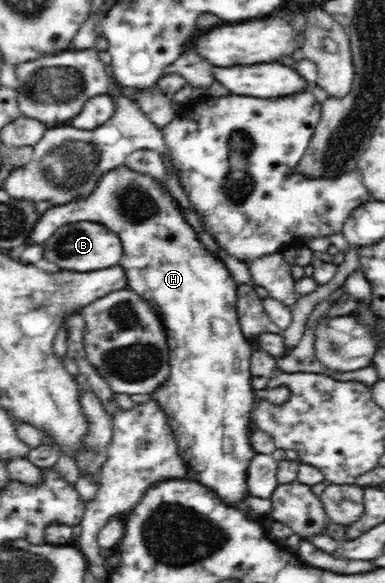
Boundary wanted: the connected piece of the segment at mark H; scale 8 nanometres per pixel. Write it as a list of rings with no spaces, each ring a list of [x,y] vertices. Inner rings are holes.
[[[121,165],[121,167],[117,167],[117,169],[111,169],[111,171],[105,171],[105,175],[101,175],[101,179],[97,179],[97,183],[95,183],[95,184],[94,184],[94,185],[93,185],[93,186],[91,186],[91,187],[90,187],[90,188],[92,188],[92,187],[93,187],[93,193],[91,193],[91,195],[89,195],[89,197],[87,197],[87,195],[85,195],[85,197],[81,197],[81,199],[75,199],[75,200],[74,200],[74,201],[71,201],[71,203],[65,203],[65,205],[55,205],[55,206],[51,206],[51,207],[50,207],[50,208],[48,208],[48,209],[47,209],[47,210],[46,210],[46,211],[45,211],[45,212],[44,212],[44,214],[43,214],[43,215],[40,215],[40,218],[39,218],[39,219],[38,219],[38,220],[37,220],[37,221],[36,221],[36,224],[35,224],[35,225],[34,225],[34,228],[33,228],[33,231],[30,231],[30,236],[29,236],[29,239],[28,239],[28,242],[27,242],[27,243],[26,243],[26,245],[35,245],[35,243],[40,243],[40,244],[43,244],[43,243],[44,243],[44,242],[46,242],[46,241],[47,241],[47,239],[49,239],[49,237],[51,237],[51,235],[53,235],[53,233],[55,233],[55,231],[57,231],[57,229],[59,229],[59,227],[61,227],[61,226],[64,226],[64,225],[65,225],[65,224],[67,224],[67,223],[69,223],[69,224],[70,224],[70,223],[75,223],[75,222],[78,222],[78,221],[88,221],[88,222],[97,222],[97,223],[100,223],[100,224],[103,224],[103,225],[105,225],[105,226],[107,226],[107,227],[108,227],[108,228],[109,228],[109,229],[110,229],[110,230],[111,230],[111,231],[114,231],[114,232],[115,232],[115,233],[116,233],[116,234],[117,234],[117,235],[118,235],[118,236],[119,236],[119,239],[120,239],[120,240],[121,240],[121,241],[122,241],[122,245],[123,245],[123,255],[122,255],[122,257],[121,257],[121,260],[120,260],[120,264],[119,264],[119,265],[120,265],[120,267],[121,267],[121,268],[123,268],[123,270],[124,270],[124,272],[125,272],[125,275],[126,275],[126,278],[127,278],[127,288],[129,288],[129,289],[130,289],[130,290],[131,290],[131,291],[134,291],[134,292],[135,292],[135,293],[137,293],[137,295],[140,295],[140,296],[141,296],[141,297],[142,297],[142,298],[143,298],[143,299],[144,299],[144,300],[145,300],[145,301],[147,301],[147,303],[151,303],[151,304],[152,304],[152,308],[153,308],[153,309],[154,309],[154,310],[155,310],[155,311],[156,311],[156,312],[157,312],[157,313],[158,313],[158,314],[159,314],[159,315],[160,315],[160,318],[161,318],[161,321],[162,321],[162,322],[163,322],[163,327],[164,327],[164,328],[165,328],[165,331],[166,331],[166,334],[167,334],[167,343],[168,343],[168,348],[169,348],[169,365],[170,365],[170,374],[169,374],[169,377],[168,377],[168,379],[167,379],[167,381],[166,381],[166,382],[165,382],[165,383],[163,383],[163,385],[160,385],[160,386],[159,386],[159,387],[158,387],[158,388],[157,388],[157,389],[156,389],[156,390],[155,390],[155,391],[154,391],[154,392],[153,392],[153,393],[152,393],[152,394],[150,394],[150,397],[151,397],[151,398],[152,398],[152,399],[153,399],[153,400],[155,400],[155,401],[157,401],[157,402],[158,402],[158,406],[159,406],[159,407],[160,407],[160,408],[161,408],[161,409],[162,409],[162,410],[163,410],[163,411],[164,411],[164,412],[165,412],[165,415],[166,415],[166,416],[167,416],[167,419],[168,419],[168,422],[169,422],[169,425],[170,425],[170,428],[171,428],[171,431],[172,431],[172,434],[173,434],[173,435],[174,435],[174,438],[175,438],[175,441],[176,441],[176,442],[177,442],[177,449],[178,449],[178,452],[179,452],[179,453],[180,453],[180,456],[181,456],[181,458],[183,458],[183,462],[185,462],[185,464],[187,464],[187,470],[189,470],[189,473],[190,473],[190,474],[189,474],[189,475],[188,475],[188,477],[187,477],[187,478],[186,478],[186,479],[187,479],[187,480],[189,480],[189,481],[193,481],[193,482],[197,482],[197,483],[200,483],[200,485],[203,485],[203,486],[204,486],[204,487],[207,487],[207,488],[209,488],[209,489],[211,489],[211,490],[212,490],[212,491],[213,491],[213,492],[214,492],[214,493],[215,493],[215,494],[216,494],[216,495],[217,495],[217,498],[219,498],[219,500],[221,500],[221,502],[223,502],[223,503],[225,503],[225,504],[229,504],[229,506],[233,506],[233,508],[239,508],[239,509],[242,509],[242,511],[244,511],[244,512],[245,512],[245,513],[247,513],[247,514],[249,514],[249,512],[247,512],[247,511],[245,511],[245,510],[243,510],[243,508],[240,508],[240,504],[241,504],[241,503],[242,503],[242,502],[243,502],[243,501],[244,501],[244,500],[245,500],[245,499],[246,499],[246,498],[247,498],[247,497],[248,497],[248,496],[249,496],[249,495],[250,495],[250,492],[249,492],[249,489],[248,489],[248,486],[247,486],[247,471],[248,471],[248,470],[249,470],[249,464],[251,464],[251,461],[252,461],[252,460],[253,460],[253,457],[255,457],[255,454],[256,454],[256,452],[255,452],[255,450],[254,450],[254,449],[253,449],[253,447],[252,447],[252,446],[251,446],[251,442],[250,442],[250,440],[249,440],[249,423],[251,423],[251,419],[252,419],[252,410],[253,410],[253,406],[254,406],[254,404],[255,404],[255,397],[254,397],[254,394],[253,394],[253,389],[252,389],[252,386],[251,386],[251,378],[252,378],[252,374],[251,374],[251,371],[250,371],[250,357],[251,357],[251,354],[252,354],[252,346],[251,346],[251,345],[250,345],[250,343],[249,343],[249,342],[248,342],[248,341],[247,341],[247,340],[246,340],[246,339],[245,339],[245,336],[244,336],[244,335],[243,335],[243,332],[242,332],[242,329],[241,329],[241,326],[240,326],[240,323],[239,323],[239,320],[238,320],[238,313],[237,313],[237,310],[236,310],[236,303],[237,303],[237,287],[238,287],[238,286],[237,286],[237,284],[236,284],[236,283],[235,283],[235,280],[233,280],[233,277],[232,277],[232,276],[231,276],[231,274],[229,274],[229,270],[227,270],[227,267],[226,267],[226,265],[225,265],[225,264],[224,264],[224,263],[223,263],[223,261],[221,261],[221,259],[220,259],[220,258],[219,258],[219,257],[218,257],[218,255],[213,255],[213,254],[211,254],[211,252],[210,252],[210,251],[207,251],[207,248],[206,248],[206,247],[205,247],[205,246],[204,246],[204,244],[203,244],[203,243],[202,243],[202,241],[201,241],[201,240],[200,240],[200,238],[199,238],[199,237],[198,237],[198,235],[196,235],[196,232],[195,232],[195,231],[194,231],[194,228],[193,228],[193,227],[192,227],[192,225],[189,225],[189,224],[188,224],[188,223],[187,223],[187,222],[186,222],[186,221],[185,221],[185,218],[184,218],[184,215],[183,215],[183,214],[182,214],[182,211],[181,211],[181,210],[180,210],[180,209],[181,209],[181,207],[180,207],[180,206],[179,206],[179,205],[178,205],[178,203],[177,203],[177,202],[176,202],[176,201],[175,201],[175,200],[174,200],[174,199],[173,199],[173,197],[171,197],[171,195],[170,195],[170,194],[169,194],[169,191],[168,191],[168,190],[167,190],[167,188],[166,188],[166,187],[165,187],[165,185],[164,185],[164,183],[157,183],[157,182],[156,182],[156,181],[155,181],[155,180],[154,180],[154,179],[152,179],[152,177],[149,177],[149,176],[148,176],[148,175],[147,175],[147,174],[146,174],[146,173],[139,173],[139,172],[138,172],[138,171],[133,171],[133,170],[132,170],[132,169],[129,169],[129,168],[128,168],[128,167],[127,167],[127,166],[126,166],[126,165]]]

